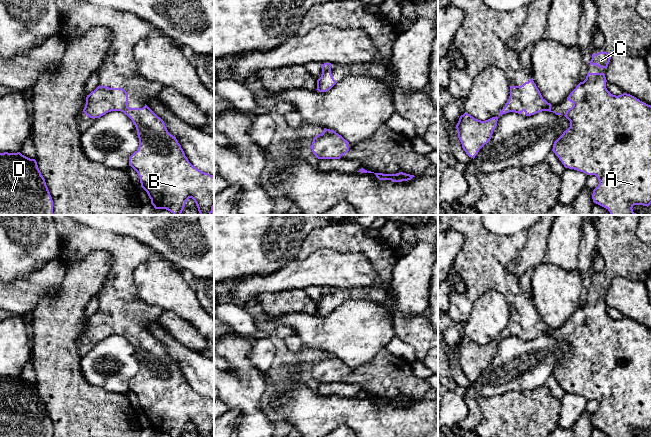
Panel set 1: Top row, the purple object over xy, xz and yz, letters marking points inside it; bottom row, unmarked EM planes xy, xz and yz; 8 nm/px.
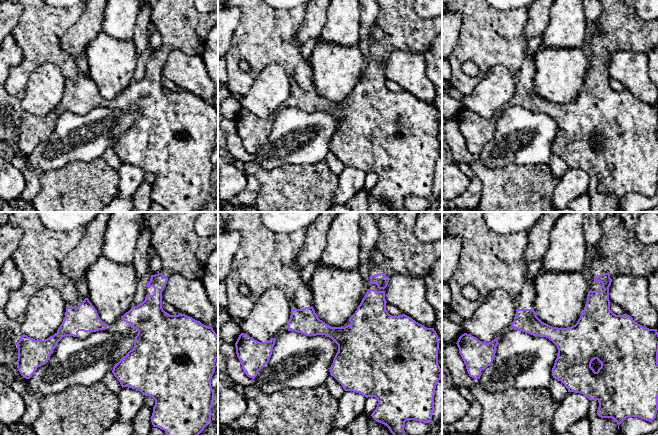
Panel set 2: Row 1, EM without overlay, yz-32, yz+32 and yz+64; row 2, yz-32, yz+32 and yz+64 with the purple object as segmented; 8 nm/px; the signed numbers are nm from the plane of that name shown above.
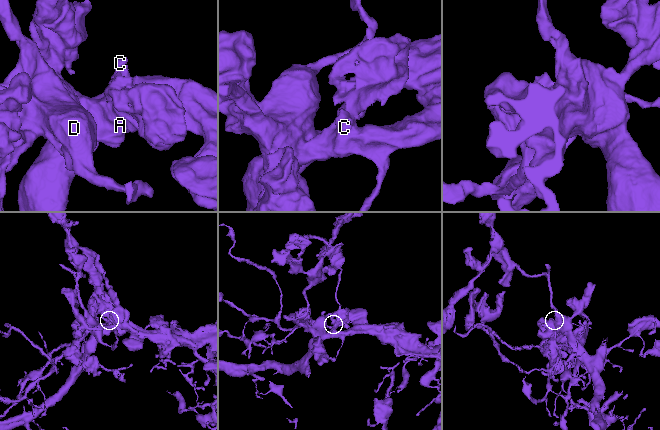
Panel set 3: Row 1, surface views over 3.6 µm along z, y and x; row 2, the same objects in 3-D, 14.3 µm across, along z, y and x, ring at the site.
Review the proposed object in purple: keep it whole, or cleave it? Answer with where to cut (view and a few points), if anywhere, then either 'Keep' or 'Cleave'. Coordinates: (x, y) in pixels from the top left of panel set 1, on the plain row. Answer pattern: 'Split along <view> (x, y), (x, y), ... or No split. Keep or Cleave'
No split. Keep

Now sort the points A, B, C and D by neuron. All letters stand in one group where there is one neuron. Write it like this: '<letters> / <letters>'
A B C D

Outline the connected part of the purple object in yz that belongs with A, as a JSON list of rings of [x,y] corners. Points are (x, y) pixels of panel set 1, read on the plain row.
[[[588,297],[586,303],[570,317],[567,323],[573,327],[573,330],[564,339],[570,345],[570,351],[554,366],[552,375],[565,392],[595,399],[598,402],[599,408],[592,418],[594,427],[606,432],[610,437],[634,437],[632,433],[634,429],[649,430],[651,428],[651,329],[627,317],[618,320],[611,318],[606,312],[606,306],[604,297]]]

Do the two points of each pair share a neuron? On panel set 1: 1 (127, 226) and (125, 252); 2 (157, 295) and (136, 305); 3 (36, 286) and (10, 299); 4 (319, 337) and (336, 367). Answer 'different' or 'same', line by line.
1: different
2: different
3: same
4: different

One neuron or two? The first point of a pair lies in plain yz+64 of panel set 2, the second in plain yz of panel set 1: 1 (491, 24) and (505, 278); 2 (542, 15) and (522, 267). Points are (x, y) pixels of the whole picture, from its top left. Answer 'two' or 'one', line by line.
1: one
2: one

